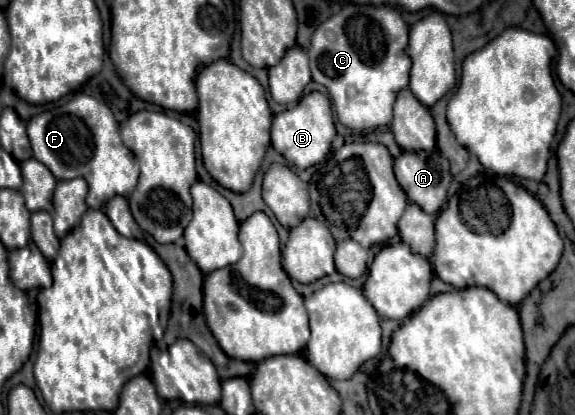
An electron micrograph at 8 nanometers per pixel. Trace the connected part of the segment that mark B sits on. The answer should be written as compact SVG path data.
M311 92L311 94L303 96L293 108L289 108L273 118L271 144L291 166L305 170L328 157L335 134L337 132L335 132L335 124L333 124L331 100L321 92Z

